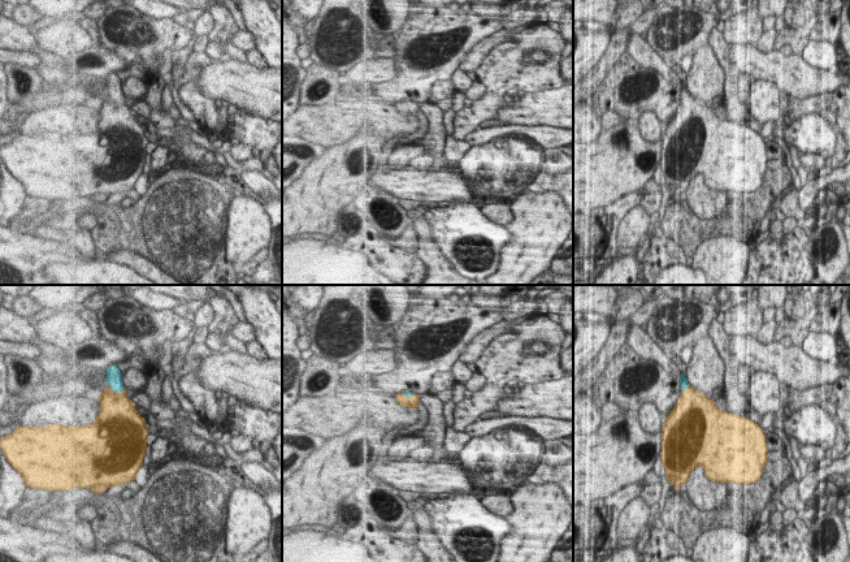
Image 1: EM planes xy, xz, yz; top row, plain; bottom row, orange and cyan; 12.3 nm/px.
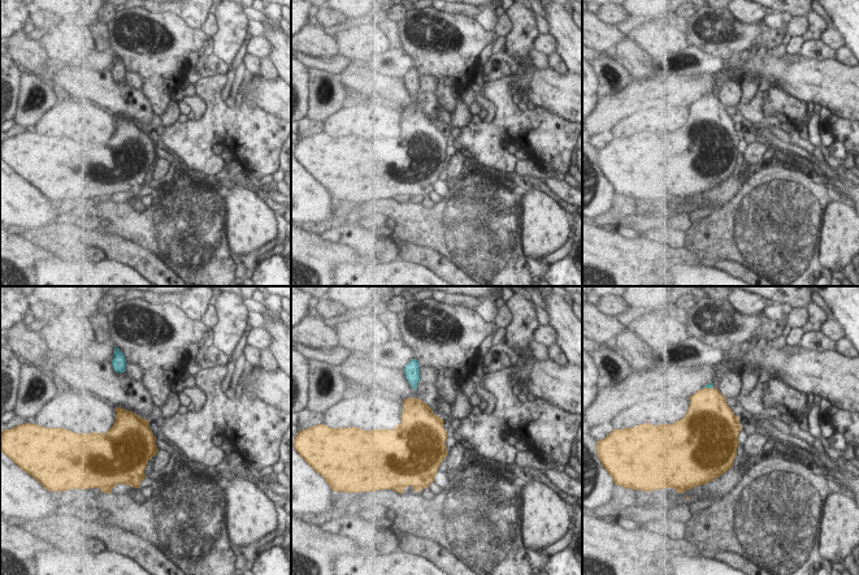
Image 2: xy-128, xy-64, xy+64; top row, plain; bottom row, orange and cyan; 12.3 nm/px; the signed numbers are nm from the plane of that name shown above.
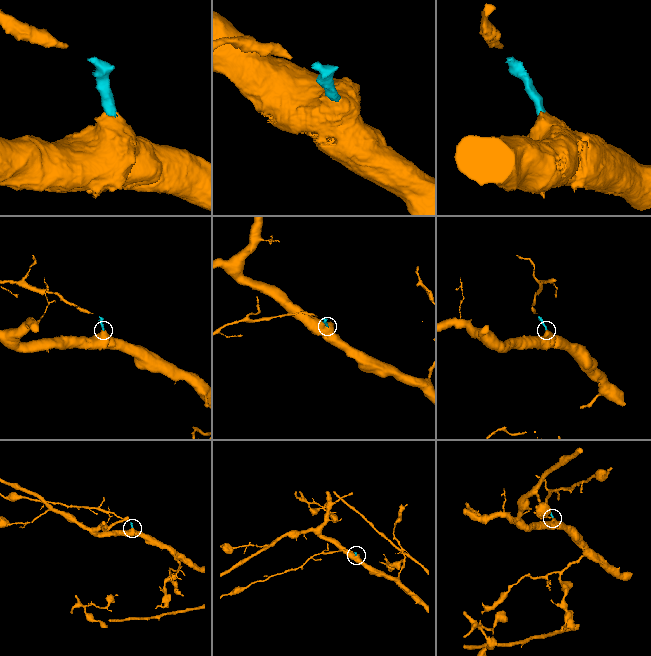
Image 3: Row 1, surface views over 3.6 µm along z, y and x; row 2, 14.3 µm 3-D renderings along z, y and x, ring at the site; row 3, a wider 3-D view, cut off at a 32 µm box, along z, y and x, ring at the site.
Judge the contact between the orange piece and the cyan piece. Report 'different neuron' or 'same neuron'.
same neuron

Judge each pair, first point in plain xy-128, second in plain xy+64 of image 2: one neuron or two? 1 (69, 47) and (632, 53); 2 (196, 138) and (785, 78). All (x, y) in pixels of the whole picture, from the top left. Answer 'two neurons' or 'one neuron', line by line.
1: two neurons
2: two neurons

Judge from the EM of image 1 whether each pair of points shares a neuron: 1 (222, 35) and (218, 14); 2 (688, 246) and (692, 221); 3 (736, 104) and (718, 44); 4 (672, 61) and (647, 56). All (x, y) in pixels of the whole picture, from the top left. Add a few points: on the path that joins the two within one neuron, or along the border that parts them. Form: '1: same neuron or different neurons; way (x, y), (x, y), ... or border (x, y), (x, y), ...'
1: same neuron; way (222, 30), (222, 20)
2: same neuron; way (689, 240), (689, 228)
3: same neuron; way (729, 90), (729, 70), (721, 59)
4: different neurons; border (645, 38), (663, 61), (679, 73)

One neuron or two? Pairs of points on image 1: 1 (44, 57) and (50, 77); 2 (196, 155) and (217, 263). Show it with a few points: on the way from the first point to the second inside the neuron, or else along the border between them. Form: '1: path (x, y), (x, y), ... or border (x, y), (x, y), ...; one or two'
1: path (50, 63), (50, 72); one
2: border (189, 167), (215, 177); two

